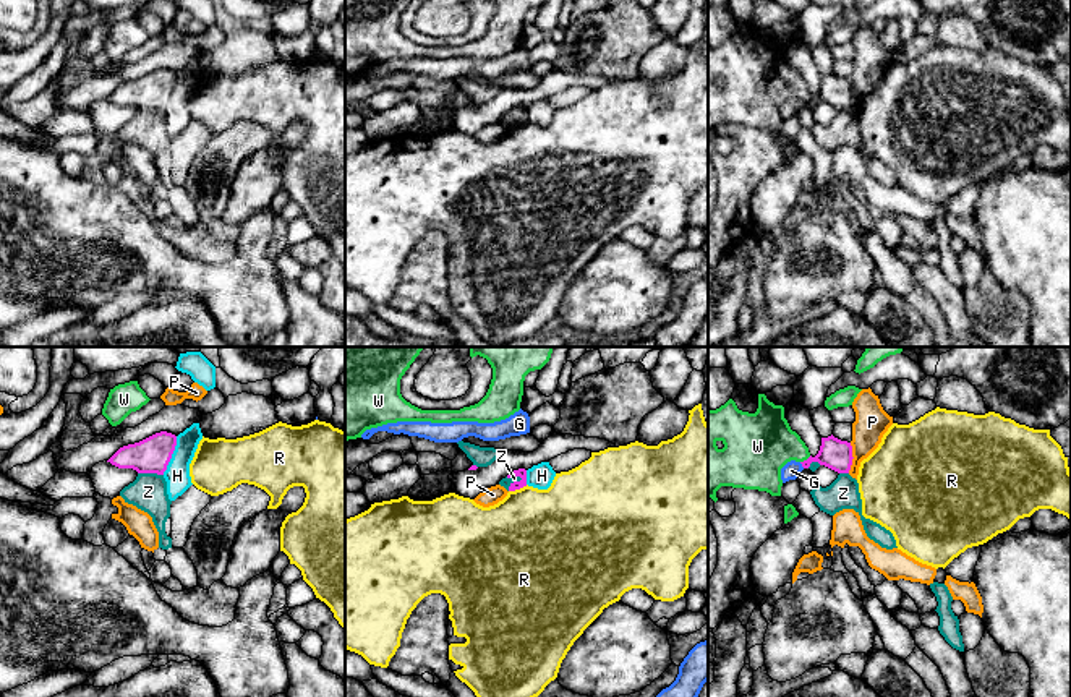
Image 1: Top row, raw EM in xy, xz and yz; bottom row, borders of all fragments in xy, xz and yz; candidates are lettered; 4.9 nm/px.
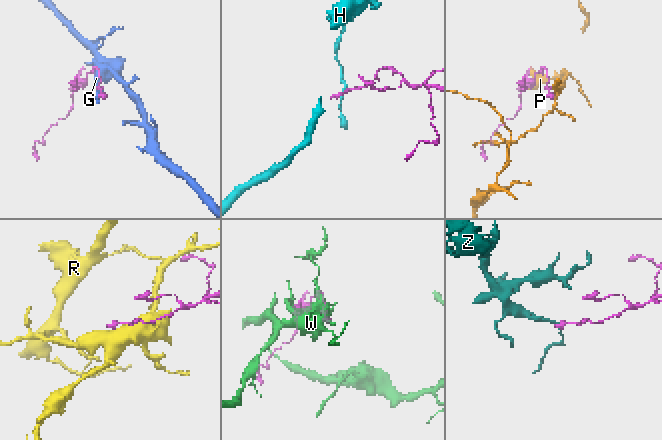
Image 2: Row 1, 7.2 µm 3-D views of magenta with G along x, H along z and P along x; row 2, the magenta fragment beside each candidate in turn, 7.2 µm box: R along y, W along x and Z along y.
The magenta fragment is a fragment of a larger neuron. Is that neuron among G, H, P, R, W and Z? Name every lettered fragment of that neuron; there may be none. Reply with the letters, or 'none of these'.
W

